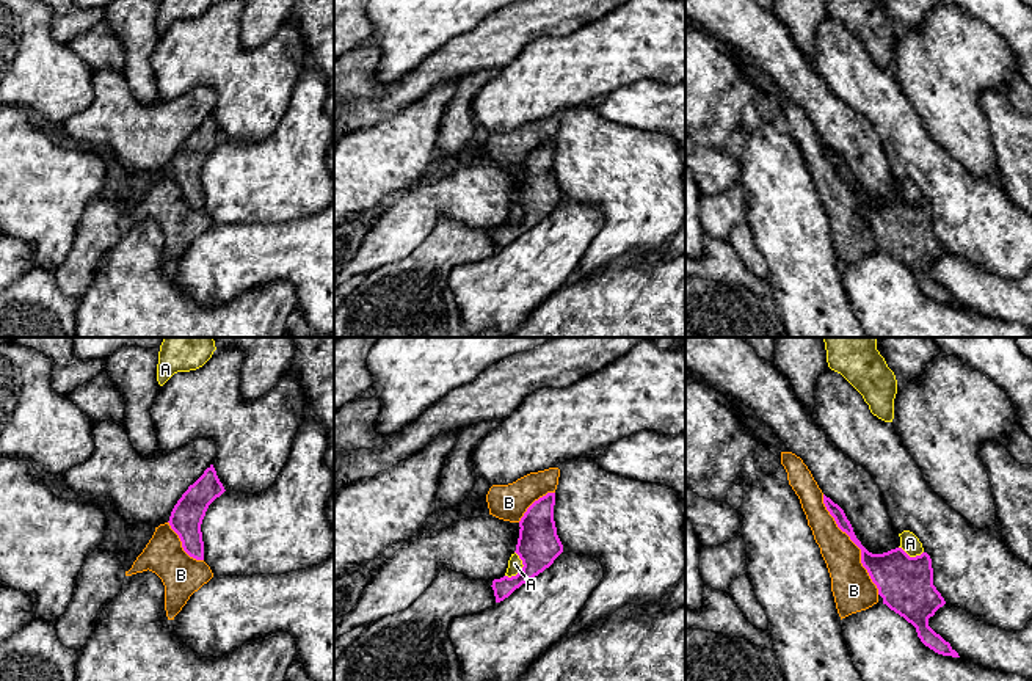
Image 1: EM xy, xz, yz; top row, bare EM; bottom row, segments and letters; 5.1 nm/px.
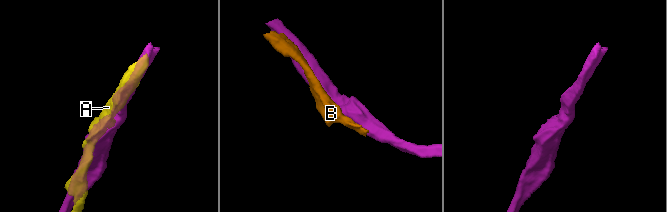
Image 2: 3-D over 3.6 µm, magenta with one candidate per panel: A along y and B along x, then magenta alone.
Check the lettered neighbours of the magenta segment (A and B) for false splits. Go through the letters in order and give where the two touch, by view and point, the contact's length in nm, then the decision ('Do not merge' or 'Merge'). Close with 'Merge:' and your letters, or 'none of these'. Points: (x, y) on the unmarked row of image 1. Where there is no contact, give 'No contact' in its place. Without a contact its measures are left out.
A: Touches magenta at xz (523, 215). Shared border 150 nm. Do not merge
B: Touches magenta at yz (855, 192). Shared border 600 nm. Do not merge
Merge: none of these

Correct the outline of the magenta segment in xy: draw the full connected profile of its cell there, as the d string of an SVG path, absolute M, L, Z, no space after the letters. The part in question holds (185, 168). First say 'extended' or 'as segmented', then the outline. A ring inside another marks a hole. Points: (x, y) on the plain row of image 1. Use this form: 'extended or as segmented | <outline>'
as segmented | M213 113L188 135L182 146L174 154L169 174L179 184L184 199L196 207L204 209L204 190L201 173L209 154L224 141Z

